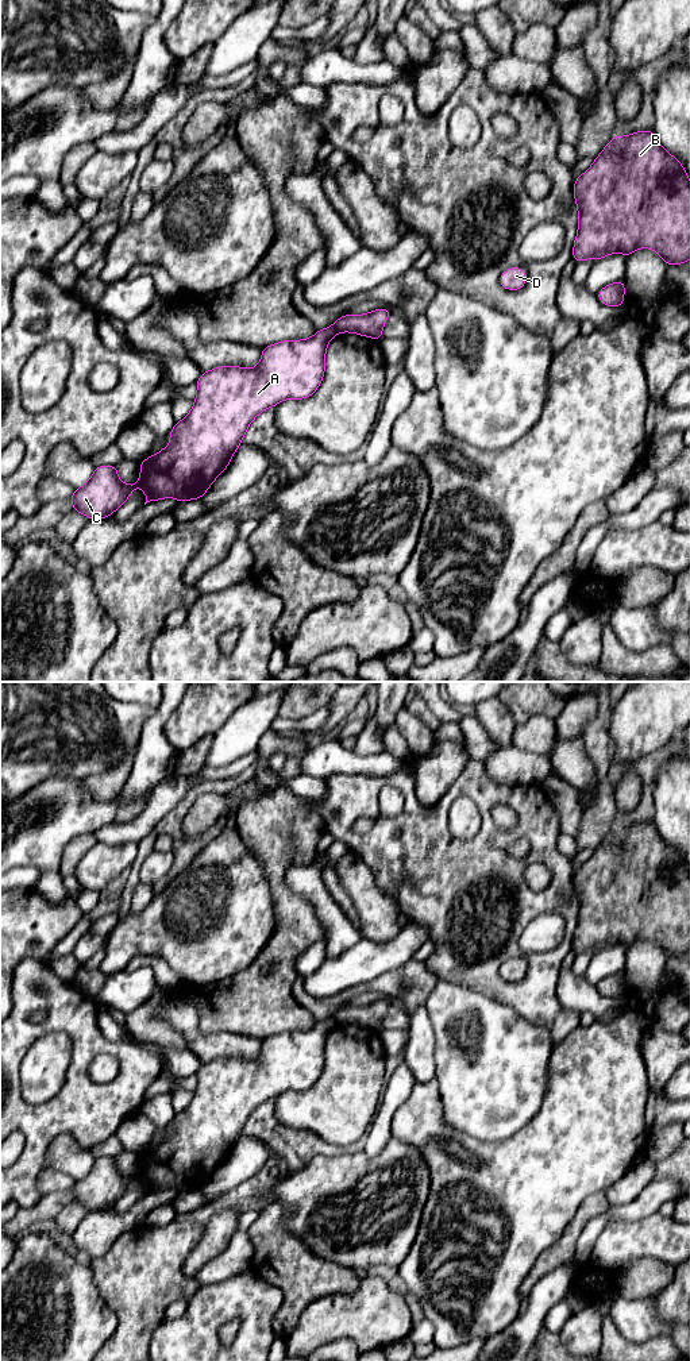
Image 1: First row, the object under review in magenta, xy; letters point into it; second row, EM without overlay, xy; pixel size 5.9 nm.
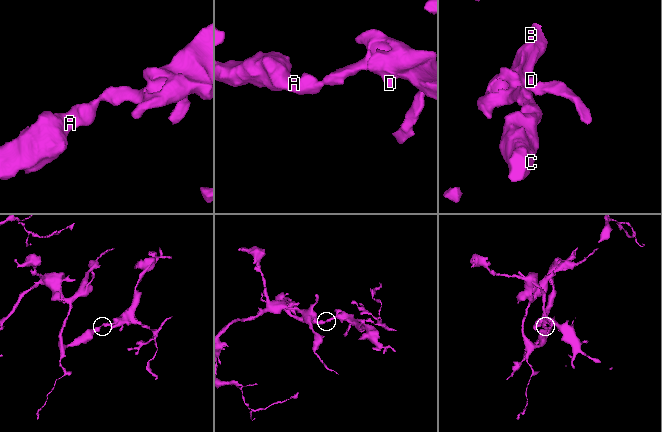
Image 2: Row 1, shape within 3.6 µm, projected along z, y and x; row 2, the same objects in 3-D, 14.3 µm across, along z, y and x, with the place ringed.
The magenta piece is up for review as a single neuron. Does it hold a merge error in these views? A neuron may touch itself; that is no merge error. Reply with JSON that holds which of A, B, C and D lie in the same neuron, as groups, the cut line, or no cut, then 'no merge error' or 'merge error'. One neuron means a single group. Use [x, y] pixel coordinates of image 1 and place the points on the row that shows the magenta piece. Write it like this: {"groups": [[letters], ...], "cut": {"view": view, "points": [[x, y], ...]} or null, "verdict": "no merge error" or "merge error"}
{"groups": [["A", "C"], ["B", "D"]], "cut": {"view": "xy", "points": [[331, 326], [338, 331]]}, "verdict": "merge error"}

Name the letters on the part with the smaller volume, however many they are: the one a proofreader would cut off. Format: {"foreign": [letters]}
{"foreign": ["B", "D"]}

